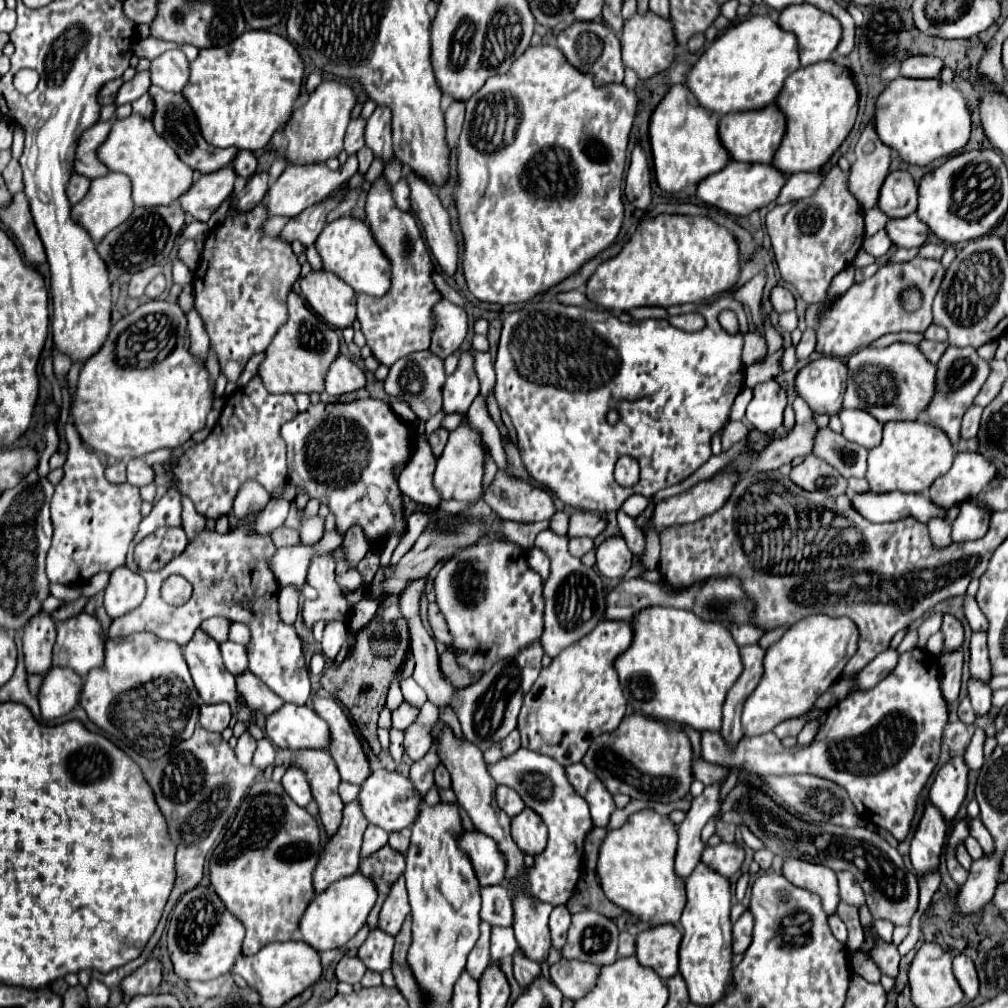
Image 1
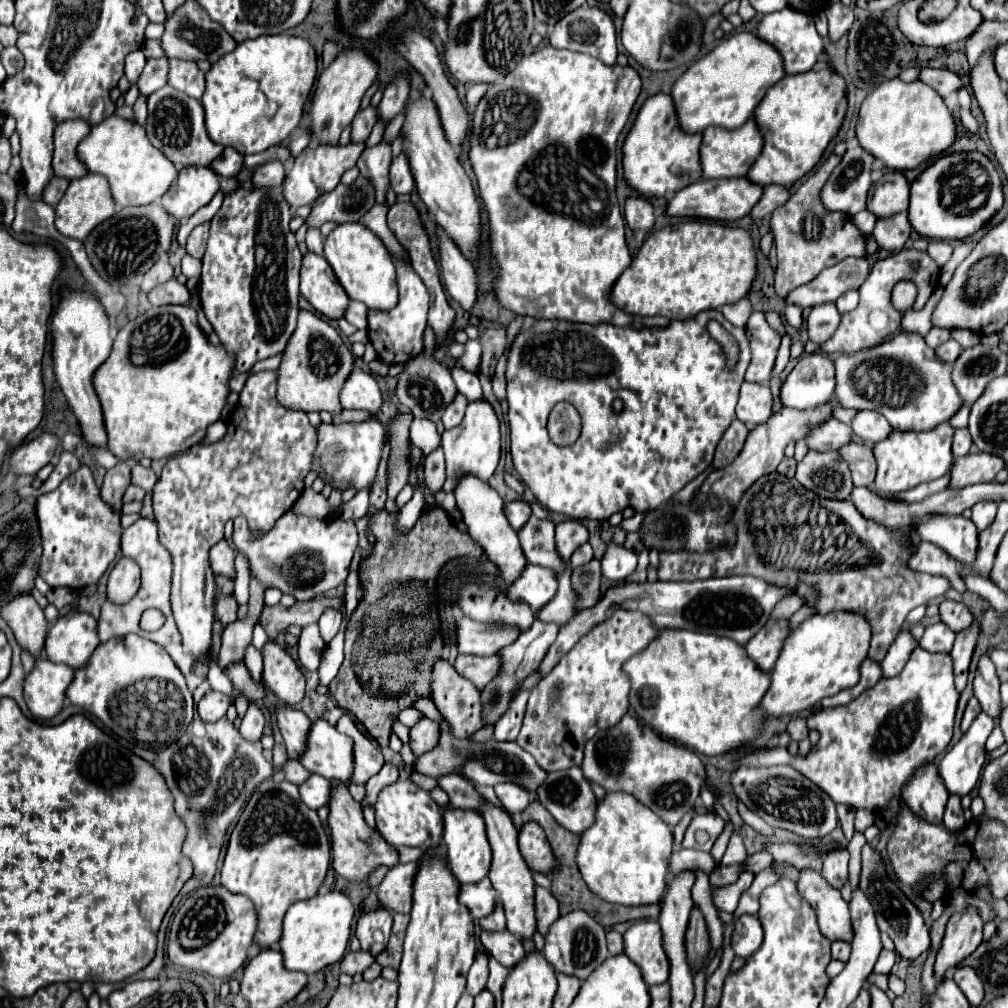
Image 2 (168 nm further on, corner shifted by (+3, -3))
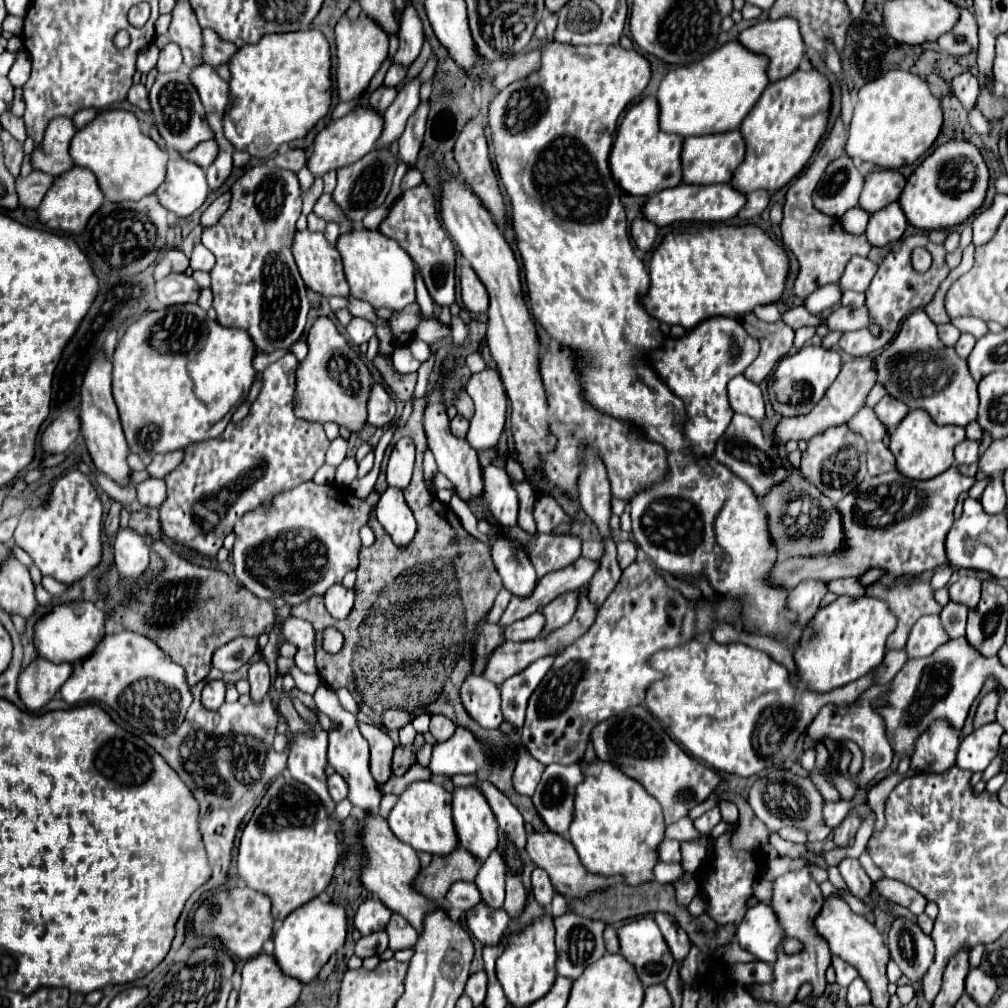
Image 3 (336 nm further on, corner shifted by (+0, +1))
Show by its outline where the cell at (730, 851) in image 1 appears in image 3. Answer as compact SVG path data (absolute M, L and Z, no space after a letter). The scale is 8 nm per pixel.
M663 840L663 844L659 846L659 860L667 864L679 864L681 862L681 842Z

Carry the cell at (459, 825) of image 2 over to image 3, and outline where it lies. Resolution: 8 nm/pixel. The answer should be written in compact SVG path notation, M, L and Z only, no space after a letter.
M455 788L453 822L459 846L467 852L473 852L479 862L485 862L487 854L499 846L497 820L479 788Z

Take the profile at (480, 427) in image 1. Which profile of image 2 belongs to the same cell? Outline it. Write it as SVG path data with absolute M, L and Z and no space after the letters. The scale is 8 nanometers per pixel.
M454 366L452 368L452 377L458 392L462 392L468 398L469 402L482 398L482 388L480 388L478 376L474 372L464 370L460 366Z

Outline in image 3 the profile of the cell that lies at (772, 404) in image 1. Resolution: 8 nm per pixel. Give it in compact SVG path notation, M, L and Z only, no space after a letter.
M735 376L729 382L727 390L729 390L731 408L735 412L751 416L757 422L761 422L765 418L765 400L763 400L763 392L757 384L747 380L745 376Z

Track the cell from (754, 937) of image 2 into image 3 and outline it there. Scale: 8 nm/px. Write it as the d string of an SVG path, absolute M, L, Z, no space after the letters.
M757 904L747 910L743 922L737 926L735 940L757 960L773 964L777 958L777 946L783 944L785 952L801 950L799 940L785 940L783 930L767 904Z

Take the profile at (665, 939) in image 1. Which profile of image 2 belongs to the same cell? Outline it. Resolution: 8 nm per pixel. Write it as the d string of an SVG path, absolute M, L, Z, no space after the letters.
M640 920L624 932L624 954L642 970L648 986L668 980L668 958L660 944L660 924L656 920Z

